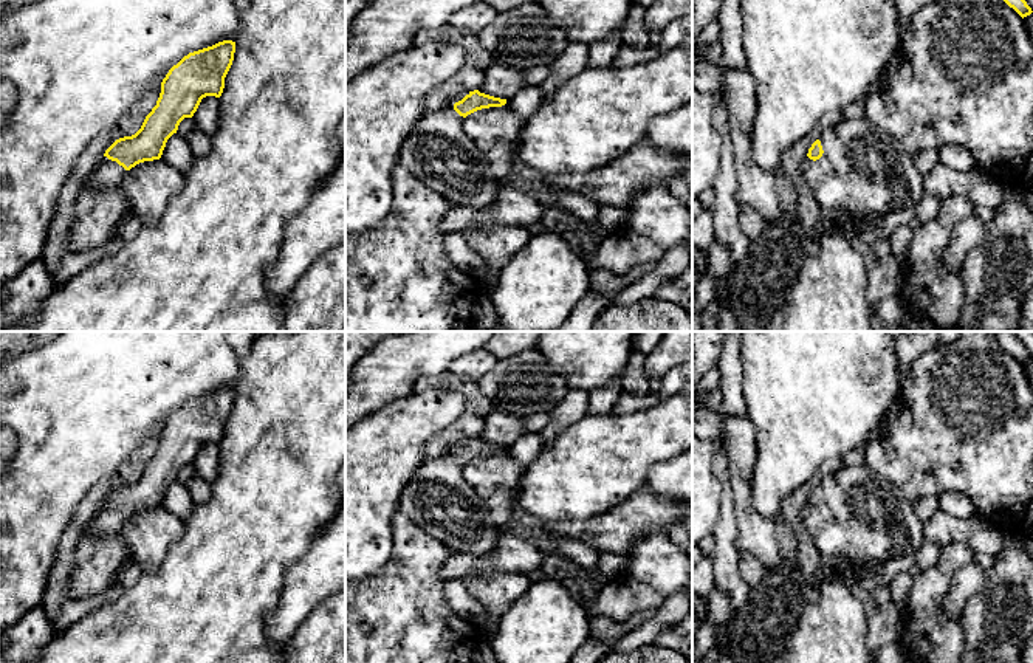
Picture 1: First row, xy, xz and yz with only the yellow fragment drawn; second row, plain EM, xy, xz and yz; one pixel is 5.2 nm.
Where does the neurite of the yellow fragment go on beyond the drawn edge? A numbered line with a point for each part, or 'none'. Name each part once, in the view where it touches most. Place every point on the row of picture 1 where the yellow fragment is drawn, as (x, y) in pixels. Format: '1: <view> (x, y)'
1: xz (439, 152)

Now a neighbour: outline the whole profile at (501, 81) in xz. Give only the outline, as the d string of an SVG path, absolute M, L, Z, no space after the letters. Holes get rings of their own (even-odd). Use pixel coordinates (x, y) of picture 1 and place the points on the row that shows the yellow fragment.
M492 64L483 74L485 81L479 91L494 98L508 101L525 87L523 70Z

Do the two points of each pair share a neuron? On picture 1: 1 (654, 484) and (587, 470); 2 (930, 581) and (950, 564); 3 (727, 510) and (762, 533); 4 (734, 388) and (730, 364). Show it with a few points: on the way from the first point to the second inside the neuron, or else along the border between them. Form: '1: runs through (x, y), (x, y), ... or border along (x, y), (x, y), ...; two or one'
1: border along (672, 457), (663, 459), (651, 468), (643, 488); two
2: runs through (934, 580), (945, 569); one
3: border along (730, 479), (736, 519), (736, 547), (739, 550); two
4: runs through (731, 381), (731, 371); one

